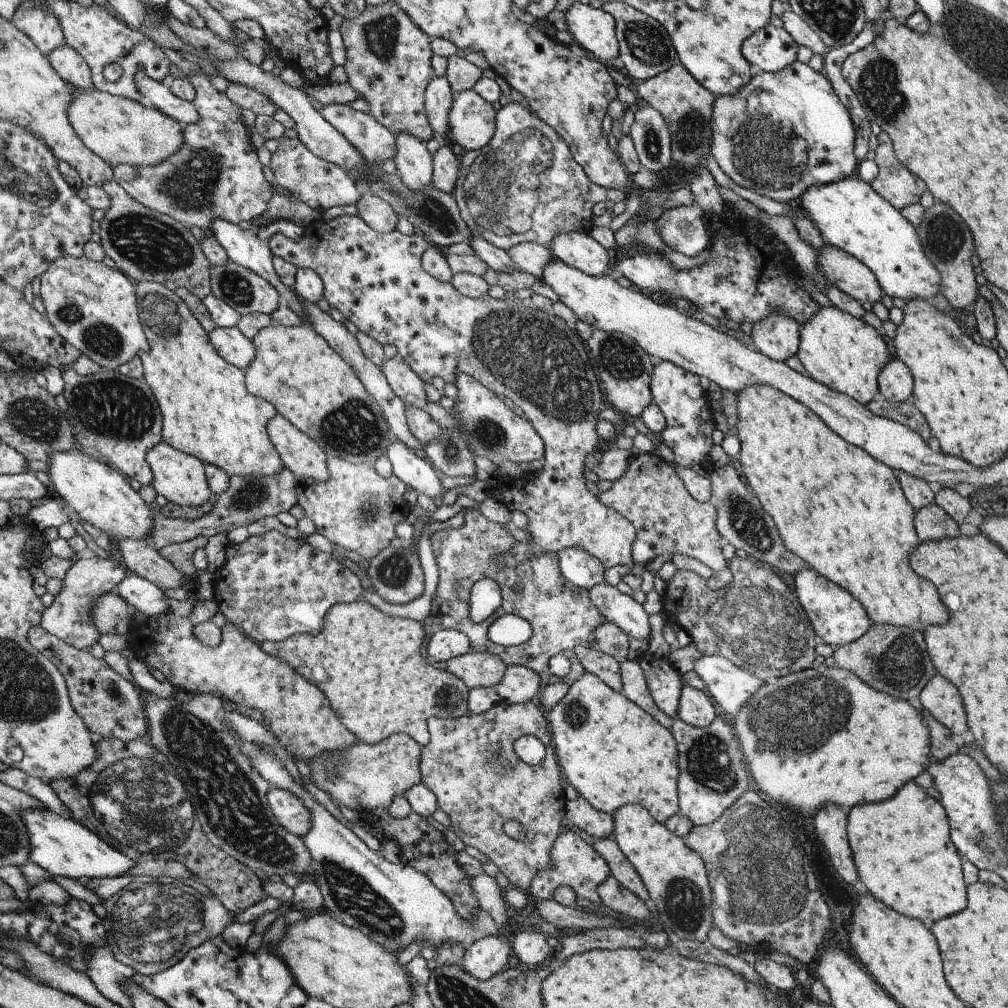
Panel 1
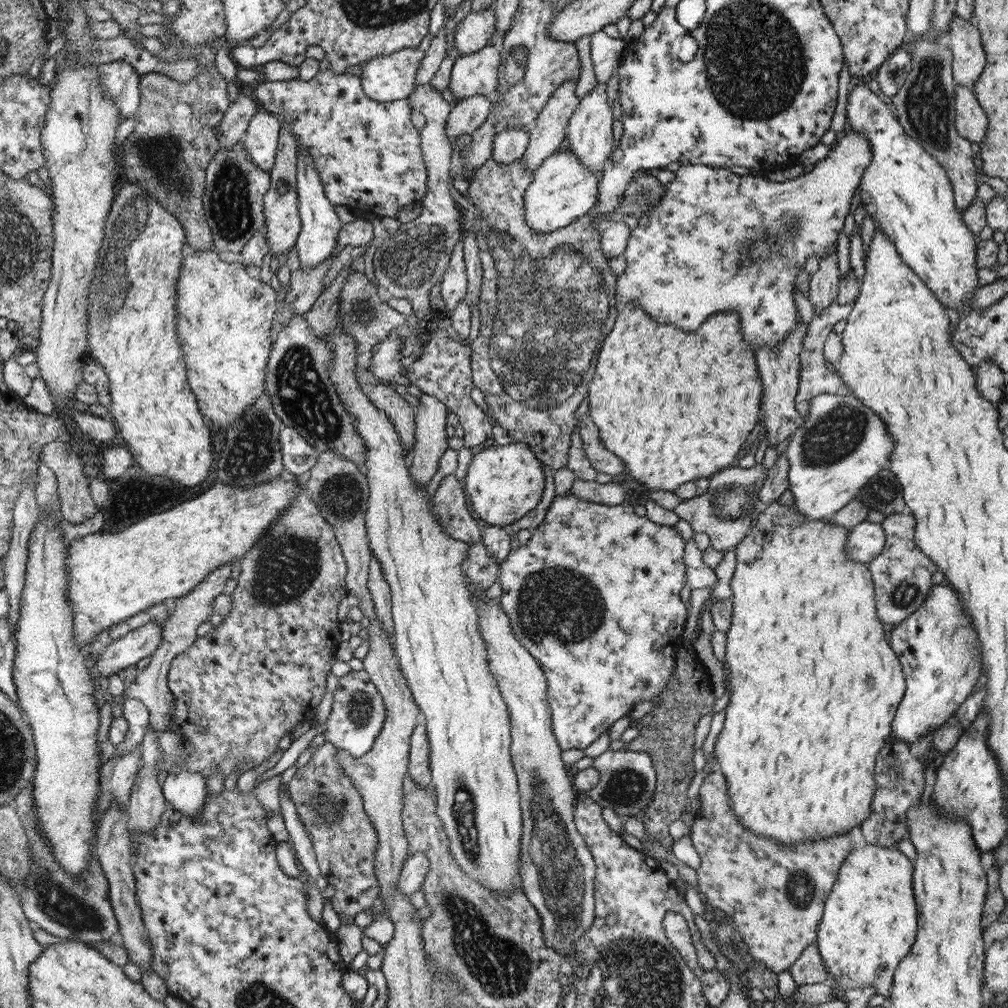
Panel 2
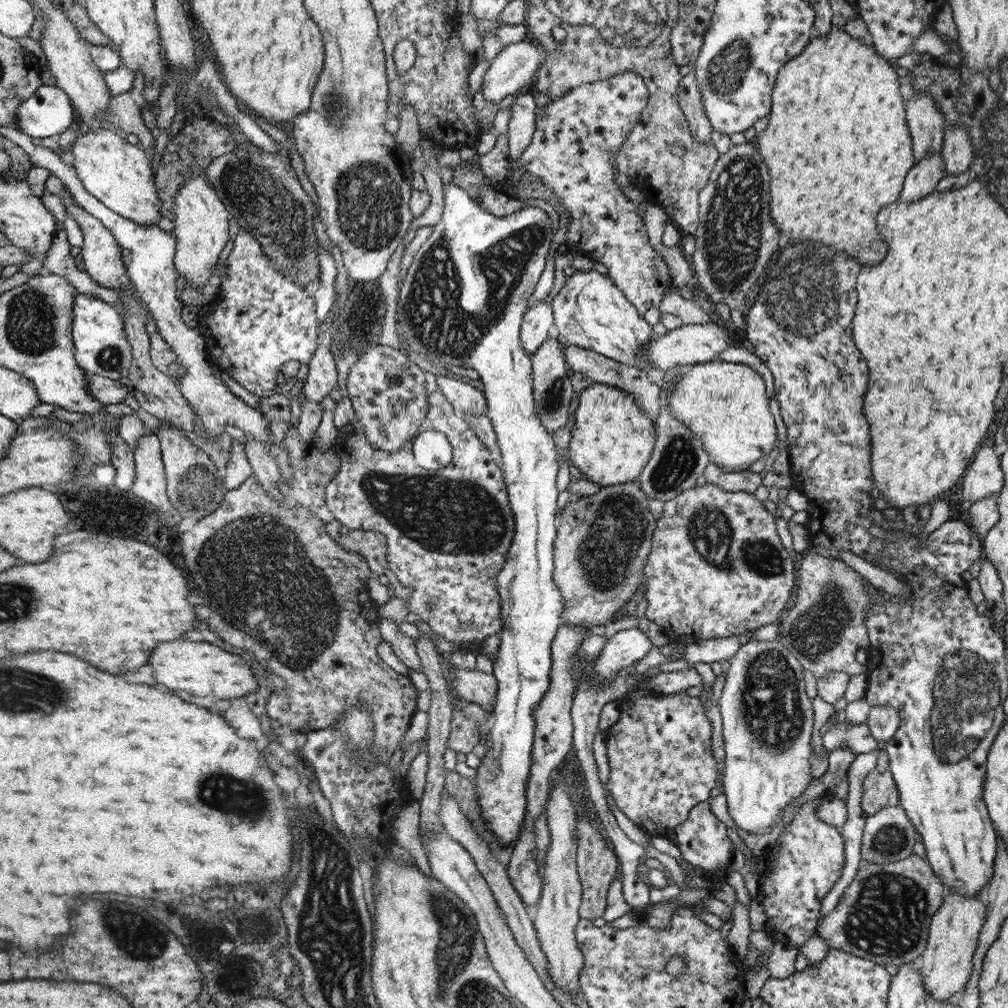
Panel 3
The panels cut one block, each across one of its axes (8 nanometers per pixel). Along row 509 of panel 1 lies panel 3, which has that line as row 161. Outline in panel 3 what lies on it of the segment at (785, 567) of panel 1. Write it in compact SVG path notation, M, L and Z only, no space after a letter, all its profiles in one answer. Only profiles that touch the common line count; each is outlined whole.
M750 142L733 144L728 152L716 159L706 186L699 196L699 228L693 234L695 251L689 258L690 267L714 304L724 302L730 310L745 311L746 299L778 250L778 230L770 222L770 172L756 146Z

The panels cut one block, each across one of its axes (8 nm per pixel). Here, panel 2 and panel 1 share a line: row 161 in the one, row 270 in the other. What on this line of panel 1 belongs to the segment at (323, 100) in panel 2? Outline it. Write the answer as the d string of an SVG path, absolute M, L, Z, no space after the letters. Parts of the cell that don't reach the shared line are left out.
M346 214L328 222L321 218L308 224L305 231L300 240L275 234L271 238L271 252L297 268L315 270L322 279L323 296L331 308L342 312L360 332L372 336L378 344L396 346L404 362L424 382L431 383L434 376L441 377L446 383L456 382L456 374L473 376L499 397L510 398L540 434L545 448L544 466L534 482L524 481L521 477L515 480L499 477L491 481L492 496L507 505L510 511L524 512L527 516L527 531L532 538L528 544L516 541L512 550L498 556L500 564L514 568L532 556L558 553L564 548L582 548L596 556L606 569L618 564L632 564L636 528L617 510L604 506L600 498L586 487L585 458L588 454L597 455L597 450L604 445L598 438L596 424L601 420L599 415L605 403L589 349L569 321L557 317L553 311L524 306L517 298L513 301L498 300L488 294L470 298L458 292L451 282L445 283L430 276L422 268L421 256L432 243L419 231L412 236L406 236L398 229L379 233L372 230L363 217Z

